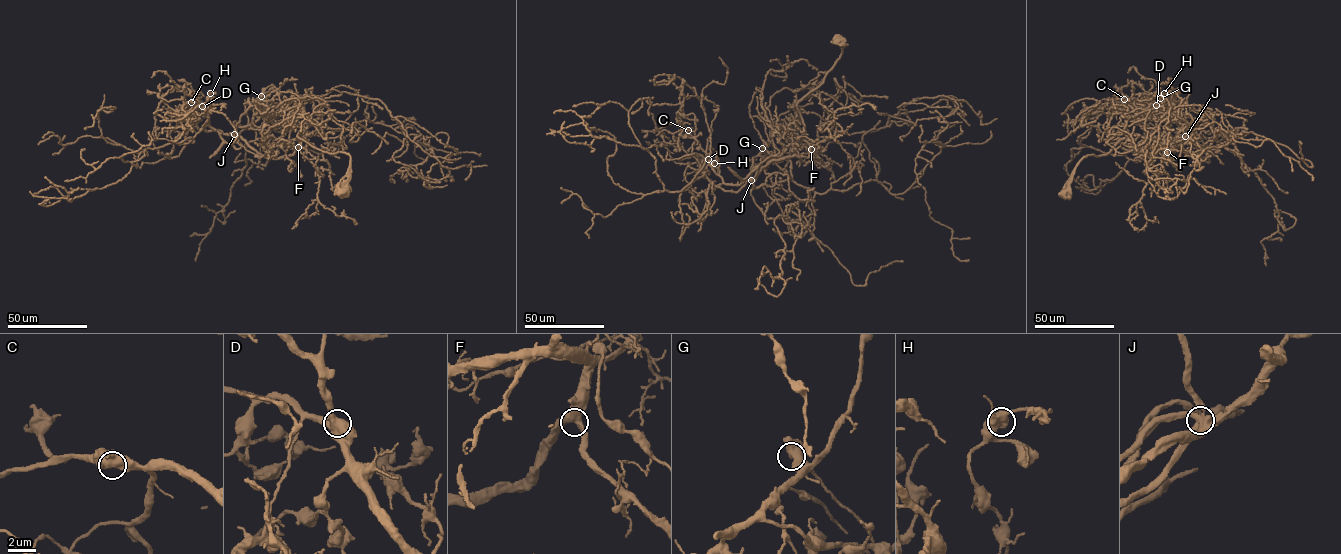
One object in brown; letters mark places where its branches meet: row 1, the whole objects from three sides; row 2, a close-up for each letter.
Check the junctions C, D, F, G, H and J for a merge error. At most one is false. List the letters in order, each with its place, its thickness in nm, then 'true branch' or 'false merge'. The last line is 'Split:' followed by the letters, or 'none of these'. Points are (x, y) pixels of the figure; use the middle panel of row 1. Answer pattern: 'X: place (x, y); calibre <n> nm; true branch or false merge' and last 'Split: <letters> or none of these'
C: place (688, 130); calibre 500 nm; true branch
D: place (708, 159); calibre 500 nm; true branch
F: place (811, 149); calibre 550 nm; true branch
G: place (762, 148); calibre 550 nm; true branch
H: place (714, 163); calibre 550 nm; true branch
J: place (751, 180); calibre 550 nm; false merge
Split: J

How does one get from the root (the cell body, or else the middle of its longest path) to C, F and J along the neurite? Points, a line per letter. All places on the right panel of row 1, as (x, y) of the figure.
C: (1063, 194), (1083, 158), (1107, 154), (1121, 139), (1156, 141), (1166, 159), (1185, 140), (1173, 117), (1124, 99)
F: (1063, 194), (1076, 165), (1083, 158), (1107, 154), (1121, 139), (1139, 135), (1164, 144), (1167, 152)
J: (1063, 194), (1083, 158), (1107, 154), (1121, 139), (1139, 135), (1156, 141), (1166, 159), (1173, 144), (1185, 137)

